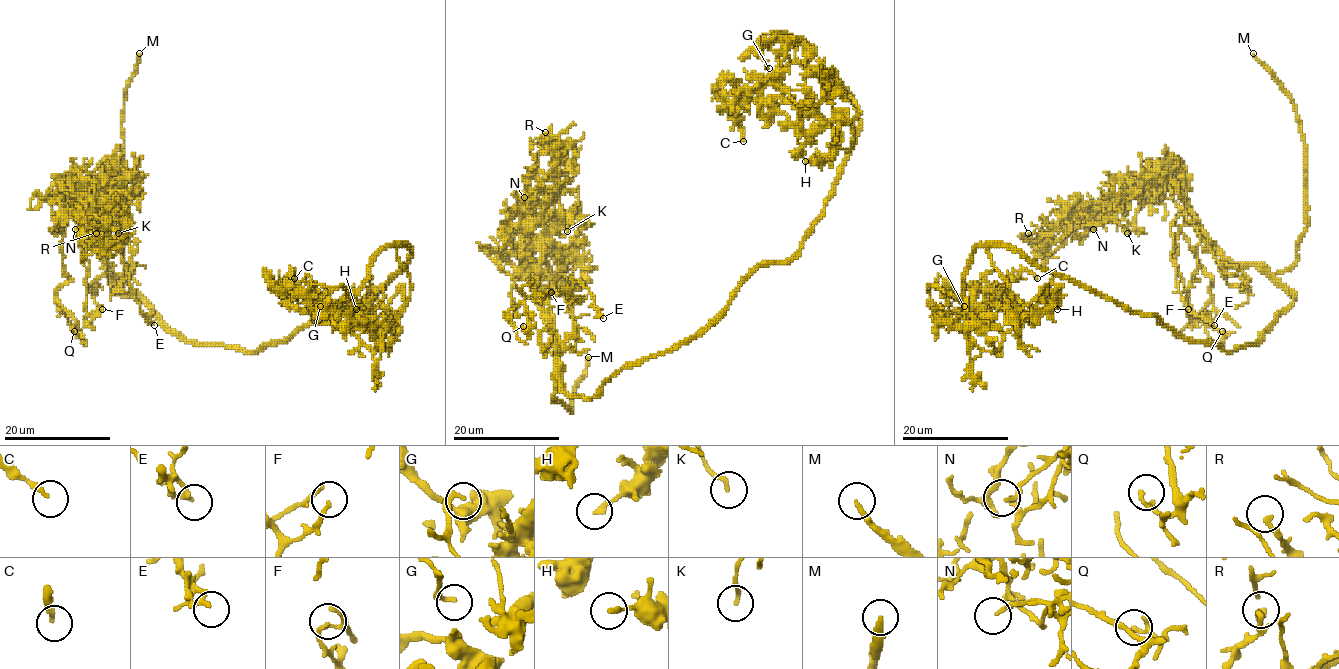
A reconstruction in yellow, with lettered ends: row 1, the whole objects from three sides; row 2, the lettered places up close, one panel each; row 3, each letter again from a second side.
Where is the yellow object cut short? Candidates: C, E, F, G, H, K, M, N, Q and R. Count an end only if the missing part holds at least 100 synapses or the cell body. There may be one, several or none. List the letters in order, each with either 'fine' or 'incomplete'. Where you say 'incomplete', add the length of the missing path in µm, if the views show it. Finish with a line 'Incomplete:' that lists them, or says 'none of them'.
C: fine
E: fine
F: fine
G: fine
H: fine
K: fine
M: incomplete; about 35 µm are missing
N: fine
Q: fine
R: fine
Incomplete: M

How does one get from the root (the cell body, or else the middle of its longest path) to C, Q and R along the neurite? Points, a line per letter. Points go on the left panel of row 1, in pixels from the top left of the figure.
C: (269, 343), (358, 310), (409, 249), (384, 247), (322, 322), (300, 291), (277, 289), (294, 278)
Q: (269, 343), (181, 339), (115, 287), (98, 237), (67, 210), (68, 281), (55, 299), (74, 331)
R: (269, 343), (239, 350), (181, 339), (115, 287), (88, 190), (108, 241), (102, 250), (90, 249), (96, 233)

